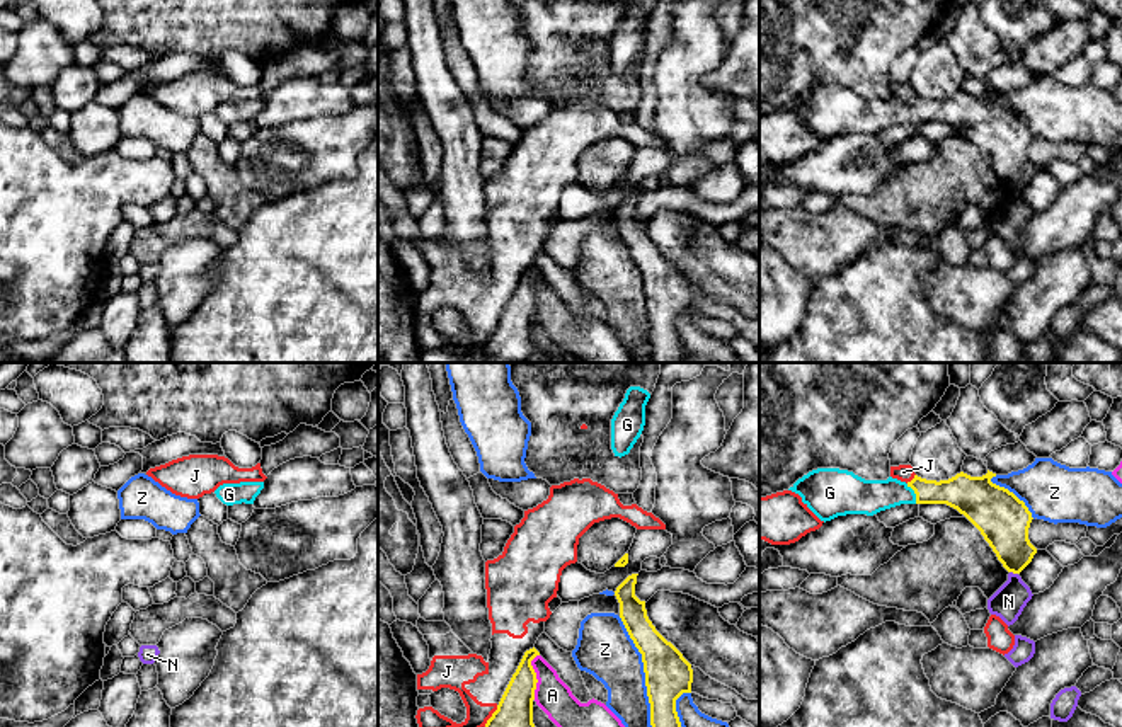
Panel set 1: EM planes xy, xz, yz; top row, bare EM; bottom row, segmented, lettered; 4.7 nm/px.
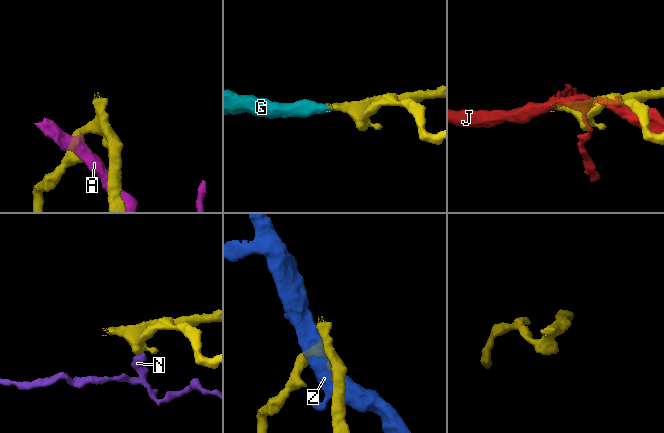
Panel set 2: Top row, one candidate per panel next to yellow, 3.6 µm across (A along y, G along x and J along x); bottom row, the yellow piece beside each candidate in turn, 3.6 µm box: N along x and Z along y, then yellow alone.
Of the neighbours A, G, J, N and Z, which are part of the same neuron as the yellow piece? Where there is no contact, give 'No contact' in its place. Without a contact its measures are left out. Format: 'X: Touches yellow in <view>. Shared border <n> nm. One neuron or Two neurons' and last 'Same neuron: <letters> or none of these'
A: Touches yellow in xz. Shared border 220 nm. Two neurons
G: Touches yellow in yz. Shared border 110 nm. One neuron
J: Touches yellow in xz. Shared border 120 nm. Two neurons
N: Touches yellow in yz. Shared border 40 nm. Two neurons
Z: Touches yellow in xz. Shared border 600 nm. Two neurons
Same neuron: G

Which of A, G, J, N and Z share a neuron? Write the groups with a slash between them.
A / G / J / N / Z

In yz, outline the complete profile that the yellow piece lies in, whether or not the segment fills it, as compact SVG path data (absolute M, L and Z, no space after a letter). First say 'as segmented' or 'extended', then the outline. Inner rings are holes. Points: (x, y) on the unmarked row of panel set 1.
extended; M817 87L799 97L788 109L799 112L802 121L821 138L831 140L846 133L873 135L901 123L947 123L964 133L984 155L998 179L1008 191L1020 192L1037 172L1028 158L1032 131L1013 111L991 100L996 92L970 95L964 90L948 99L926 99L918 94L911 100L865 99L853 90L839 87Z

